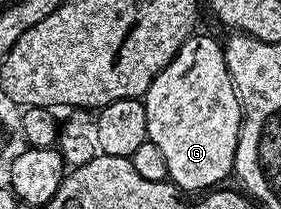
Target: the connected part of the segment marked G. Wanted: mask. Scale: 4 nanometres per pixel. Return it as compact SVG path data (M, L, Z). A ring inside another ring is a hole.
M197 32L185 40L182 48L178 48L174 60L170 60L170 64L166 64L162 72L158 72L142 101L146 108L148 141L158 144L158 149L166 160L168 178L180 191L211 191L223 183L220 181L227 174L233 173L242 115L240 97L236 95L236 89L230 80L230 72L224 59L224 47L219 41L216 43L210 35L203 32Z

